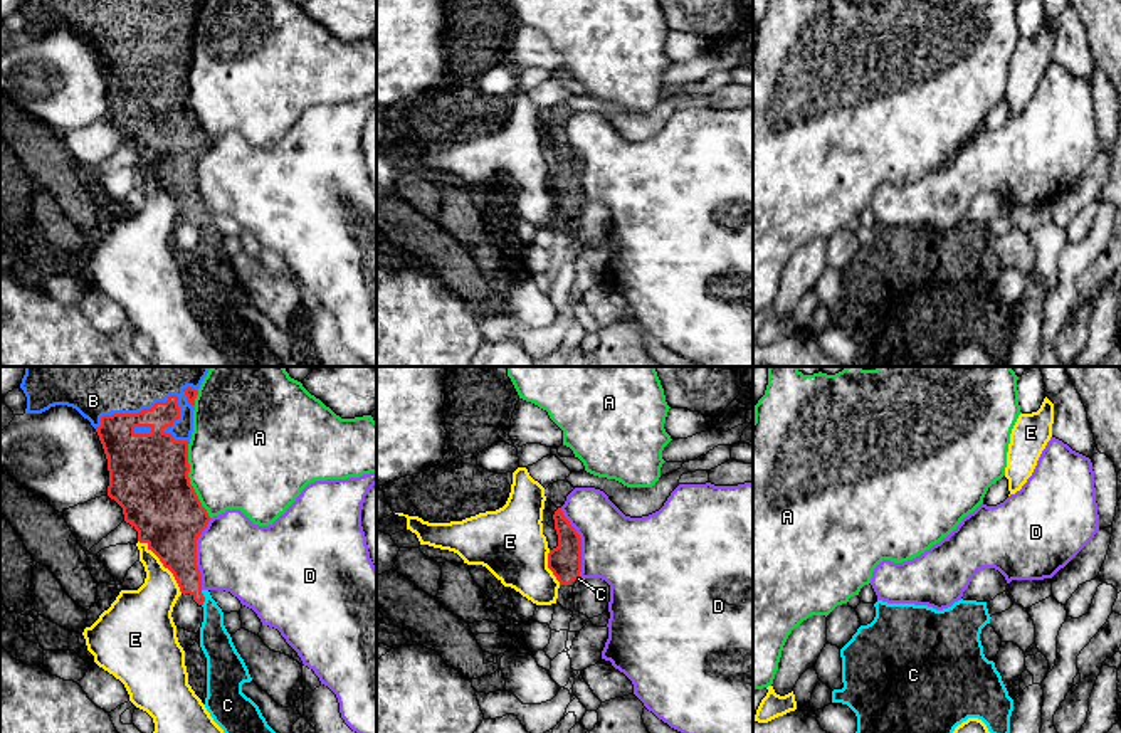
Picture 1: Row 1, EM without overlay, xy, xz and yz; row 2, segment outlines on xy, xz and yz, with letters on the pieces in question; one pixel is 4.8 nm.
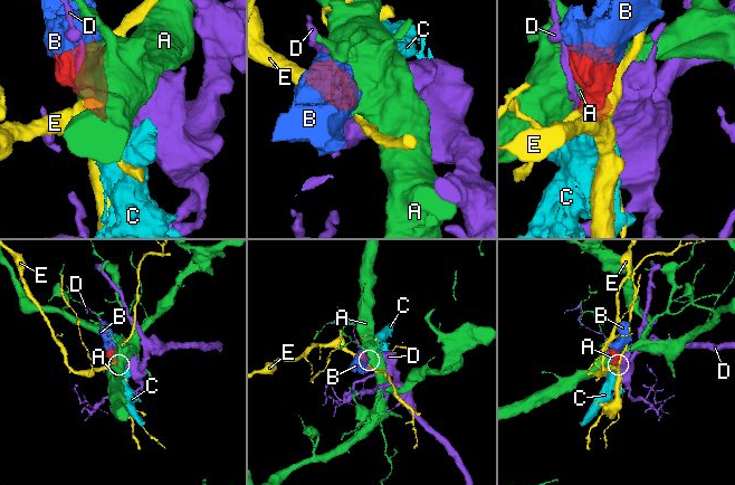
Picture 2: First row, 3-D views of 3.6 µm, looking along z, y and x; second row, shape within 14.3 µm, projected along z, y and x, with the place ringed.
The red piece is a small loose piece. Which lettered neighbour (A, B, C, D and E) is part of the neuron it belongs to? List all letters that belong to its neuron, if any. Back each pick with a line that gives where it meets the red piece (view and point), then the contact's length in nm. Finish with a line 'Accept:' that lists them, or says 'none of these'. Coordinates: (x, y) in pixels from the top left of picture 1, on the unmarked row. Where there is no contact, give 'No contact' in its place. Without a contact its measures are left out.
B: Touches red at xy (163, 26). Shared border 460 nm
C: Touches red at xy (204, 222). Shared border 80 nm
Accept: B, C

